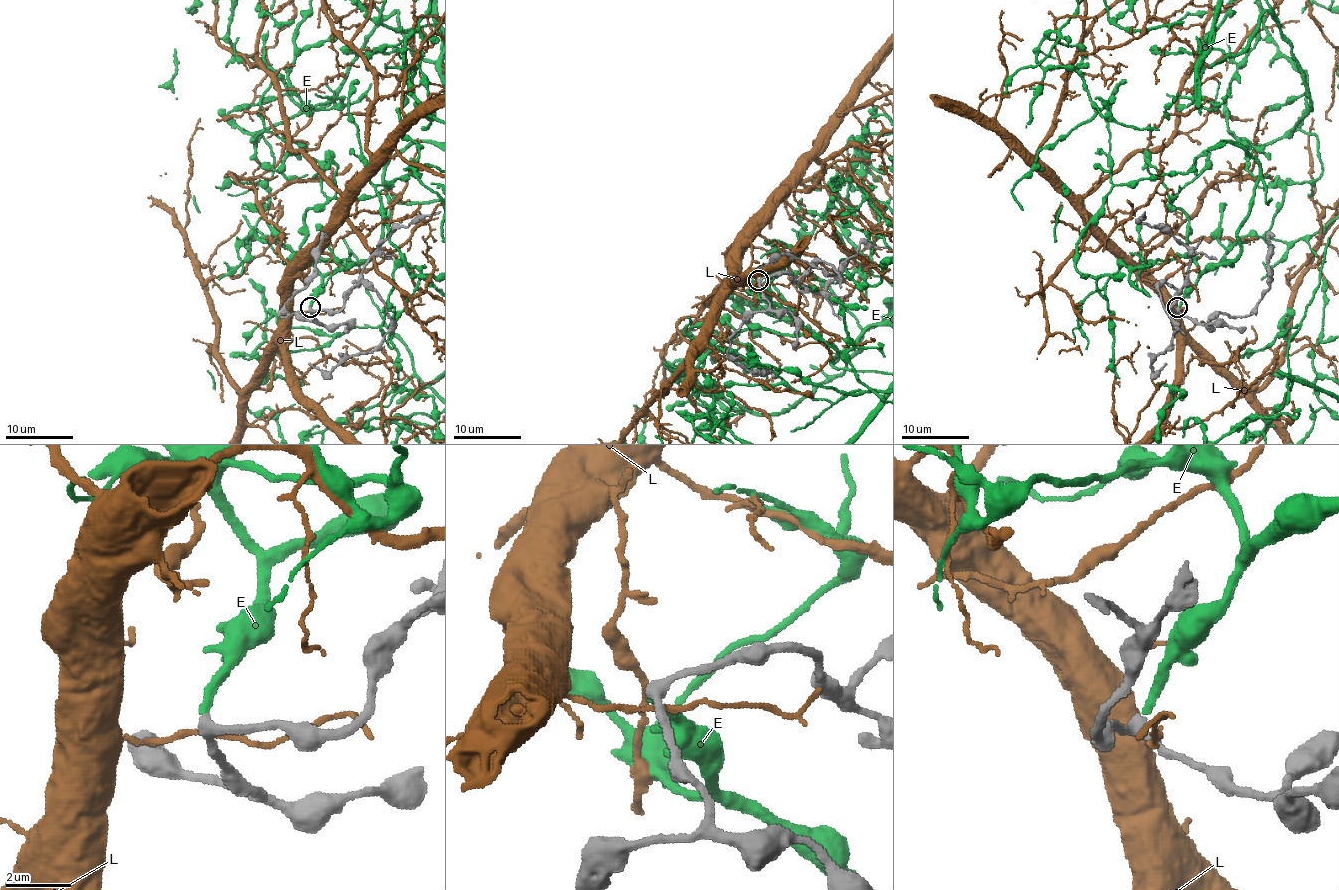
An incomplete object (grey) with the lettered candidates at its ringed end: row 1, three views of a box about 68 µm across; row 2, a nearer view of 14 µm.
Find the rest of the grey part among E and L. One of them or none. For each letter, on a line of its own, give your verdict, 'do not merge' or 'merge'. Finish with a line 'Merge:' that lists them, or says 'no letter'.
E: merge
L: do not merge
Merge: E

